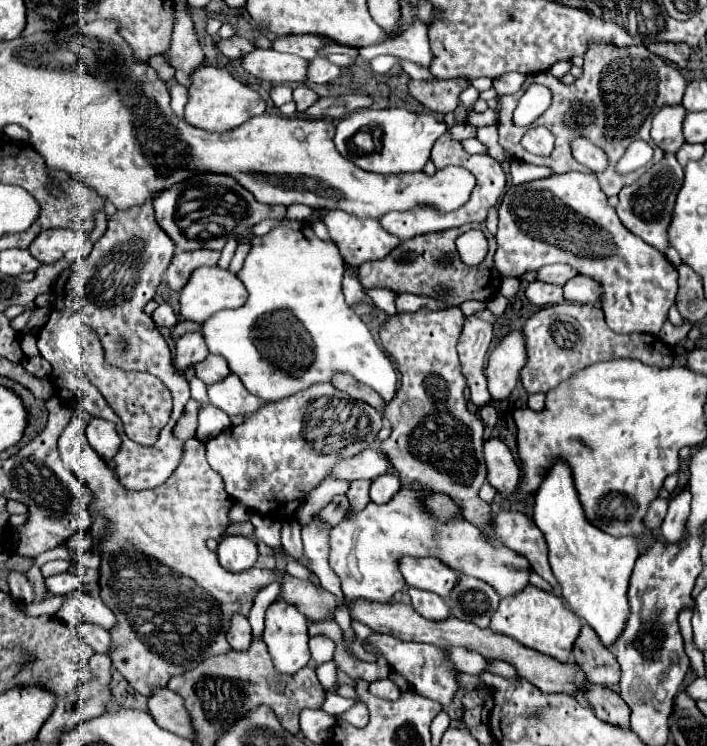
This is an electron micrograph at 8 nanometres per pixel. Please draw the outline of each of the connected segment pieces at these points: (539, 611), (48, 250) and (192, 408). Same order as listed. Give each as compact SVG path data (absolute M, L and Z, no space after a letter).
M527 584L519 594L507 596L499 602L499 608L493 614L489 628L499 634L511 636L519 644L547 654L559 662L567 662L571 658L573 642L579 636L581 620L565 606L565 602L559 596Z
M69 228L43 230L29 246L29 250L41 264L53 264L65 256L65 252L71 248L71 240L73 230Z
M187 402L185 406L185 412L181 416L181 420L177 422L175 426L175 436L181 438L183 442L189 440L189 438L195 438L195 430L197 430L197 416L199 416L199 410L201 410L201 404L199 402Z

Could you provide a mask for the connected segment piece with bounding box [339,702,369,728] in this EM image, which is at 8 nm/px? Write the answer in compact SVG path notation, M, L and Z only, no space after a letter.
M357 702L353 708L349 708L343 716L339 716L341 720L347 720L349 724L357 726L357 728L365 728L369 718L367 718L367 706L363 706L363 702Z

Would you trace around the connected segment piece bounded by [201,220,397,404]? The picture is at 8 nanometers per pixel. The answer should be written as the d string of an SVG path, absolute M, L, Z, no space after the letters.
M283 220L269 234L253 238L251 252L239 272L239 280L249 290L249 298L241 308L217 312L203 324L201 334L207 342L207 350L209 354L223 356L229 362L231 372L241 378L245 388L267 404L289 398L311 384L331 382L335 372L353 374L359 382L377 390L385 402L391 402L397 394L397 374L393 364L377 346L363 320L343 298L341 282L345 262L335 242L317 237L307 223Z

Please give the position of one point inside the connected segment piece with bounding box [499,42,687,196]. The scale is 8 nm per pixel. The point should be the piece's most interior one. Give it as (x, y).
(612, 103)

